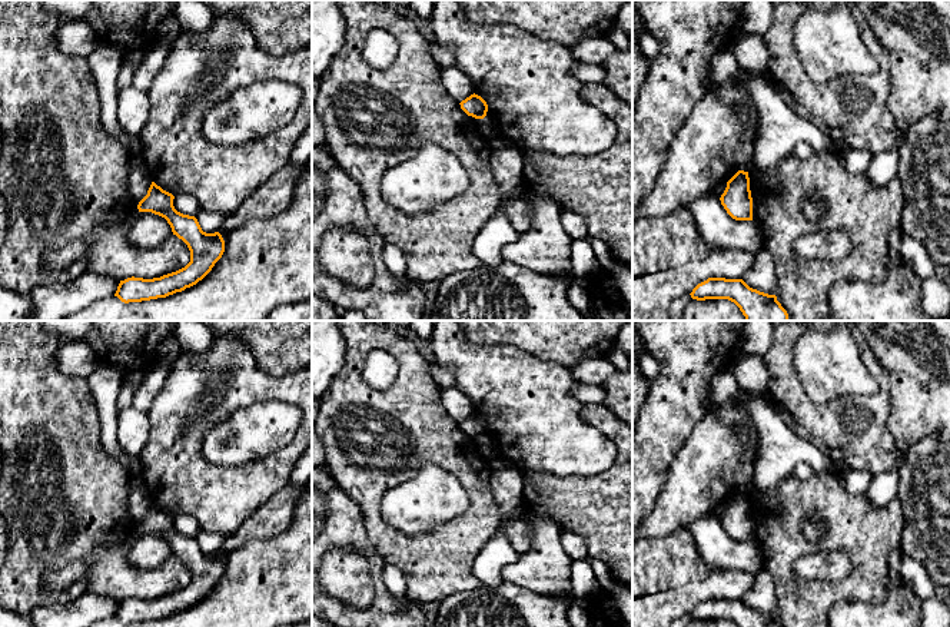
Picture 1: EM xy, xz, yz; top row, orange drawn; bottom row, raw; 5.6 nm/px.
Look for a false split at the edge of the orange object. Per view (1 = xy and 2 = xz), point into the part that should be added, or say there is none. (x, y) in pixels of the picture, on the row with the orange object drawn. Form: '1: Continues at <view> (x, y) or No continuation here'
1: No continuation here
2: No continuation here

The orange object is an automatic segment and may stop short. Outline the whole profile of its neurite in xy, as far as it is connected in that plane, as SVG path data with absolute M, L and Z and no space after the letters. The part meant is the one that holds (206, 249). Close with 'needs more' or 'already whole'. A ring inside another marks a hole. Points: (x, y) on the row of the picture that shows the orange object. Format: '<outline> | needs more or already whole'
M152 182L137 209L165 218L173 235L187 245L190 262L185 268L160 278L132 276L120 281L114 296L124 303L166 298L196 285L212 271L225 252L222 235L203 232L195 216L183 215L175 209L173 199L172 193Z | already whole

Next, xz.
M475 93L462 100L459 104L468 116L475 119L484 119L486 116L488 104L481 96Z | already whole

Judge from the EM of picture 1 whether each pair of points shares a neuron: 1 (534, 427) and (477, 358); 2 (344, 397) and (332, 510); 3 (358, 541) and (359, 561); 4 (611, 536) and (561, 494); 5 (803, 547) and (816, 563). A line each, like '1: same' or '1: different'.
1: same
2: different
3: different
4: same
5: different

